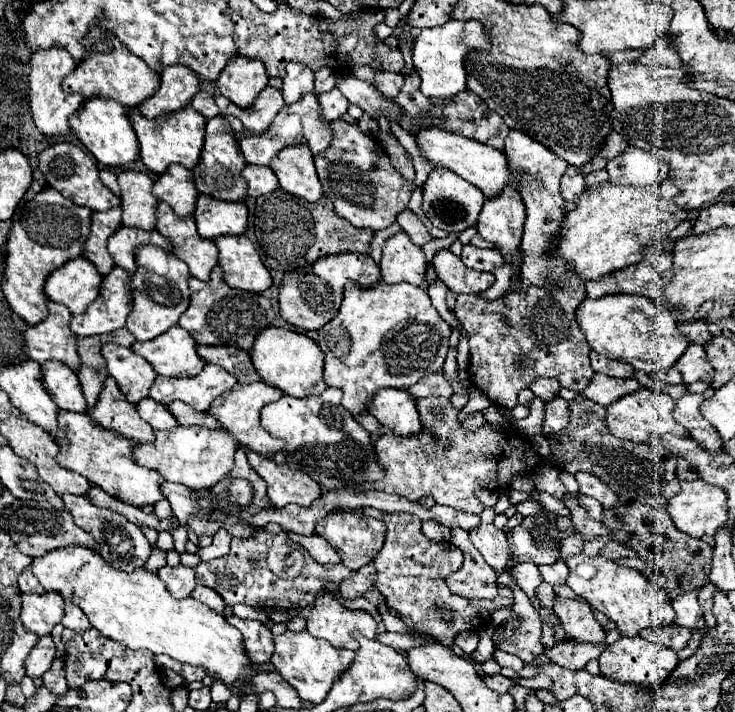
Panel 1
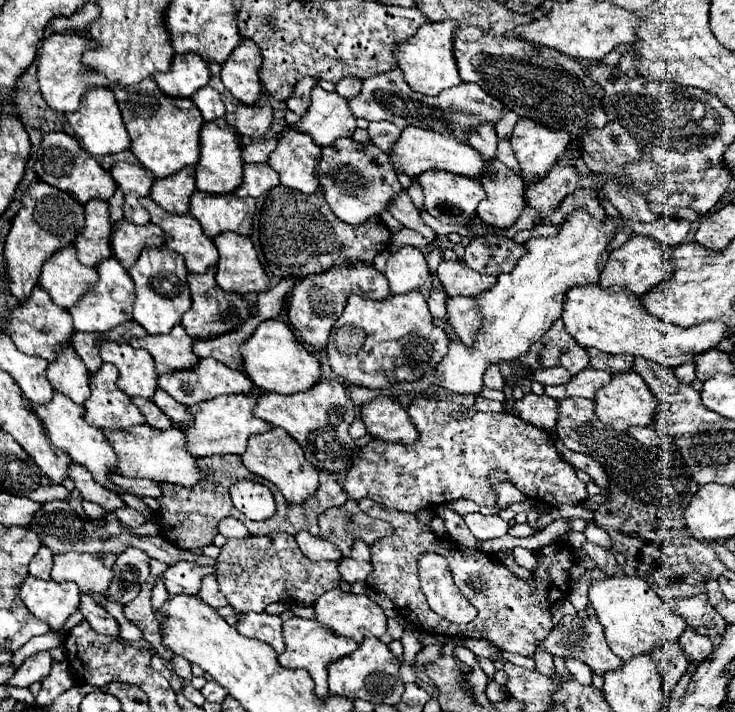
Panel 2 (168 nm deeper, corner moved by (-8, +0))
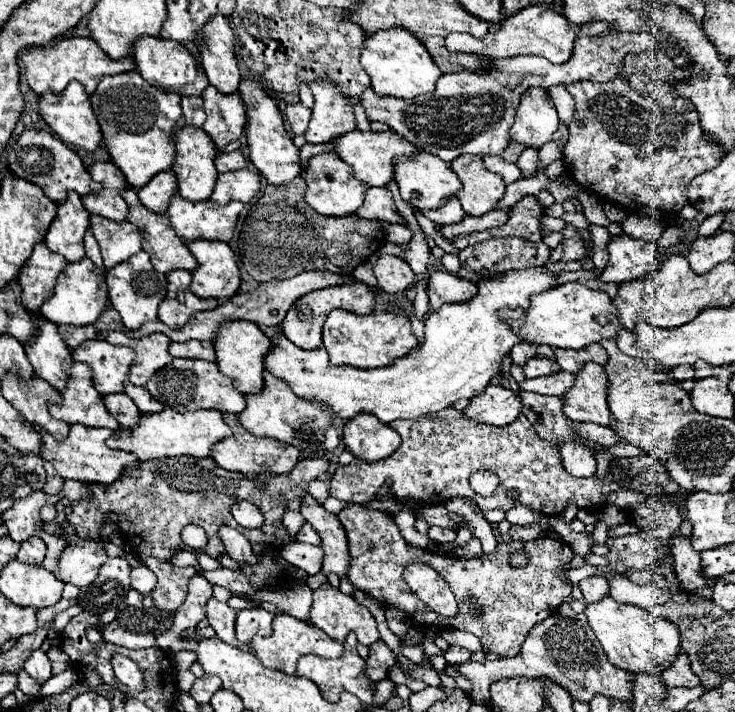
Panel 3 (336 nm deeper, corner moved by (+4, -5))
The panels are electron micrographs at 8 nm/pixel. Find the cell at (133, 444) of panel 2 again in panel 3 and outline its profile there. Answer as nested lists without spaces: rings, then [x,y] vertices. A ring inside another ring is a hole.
[[[72,426],[68,438],[56,440],[50,434],[44,434],[38,430],[44,442],[44,460],[52,462],[56,466],[56,472],[62,478],[74,478],[82,482],[100,482],[100,484],[110,484],[116,482],[128,466],[136,466],[140,460],[132,452],[122,452],[122,450],[112,450],[106,446],[106,440],[110,436],[128,436],[130,432],[126,428],[120,430],[110,430],[110,428],[88,428],[88,426]]]

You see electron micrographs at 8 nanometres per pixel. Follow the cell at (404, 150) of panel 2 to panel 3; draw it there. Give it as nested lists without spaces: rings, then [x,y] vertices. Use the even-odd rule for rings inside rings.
[[[386,130],[386,132],[348,132],[334,140],[334,152],[352,166],[356,178],[366,182],[368,186],[386,186],[394,180],[394,166],[400,158],[412,158],[418,152],[418,146],[400,138],[400,134]]]

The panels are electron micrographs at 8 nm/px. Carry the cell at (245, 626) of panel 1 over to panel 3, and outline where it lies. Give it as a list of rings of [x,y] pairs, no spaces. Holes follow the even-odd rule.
[[[264,608],[240,610],[236,618],[236,638],[242,644],[250,644],[254,636],[270,636],[272,620],[274,620],[274,614],[270,614]]]

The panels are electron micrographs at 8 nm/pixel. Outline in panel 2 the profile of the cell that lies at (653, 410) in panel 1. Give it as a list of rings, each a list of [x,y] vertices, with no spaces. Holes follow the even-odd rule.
[[[634,371],[612,373],[612,381],[600,387],[594,395],[594,413],[598,421],[608,427],[614,427],[616,431],[626,431],[632,425],[646,427],[652,423],[656,411],[658,411],[656,397],[652,397],[652,391],[648,389],[648,385],[644,385],[644,379]]]

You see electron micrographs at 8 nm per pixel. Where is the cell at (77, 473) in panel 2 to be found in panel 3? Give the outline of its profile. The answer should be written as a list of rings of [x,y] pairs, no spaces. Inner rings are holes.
[[[44,462],[44,468],[46,468],[46,486],[44,486],[44,492],[52,494],[52,496],[58,496],[62,492],[64,478],[58,476],[58,472],[54,470],[54,466],[50,462]]]

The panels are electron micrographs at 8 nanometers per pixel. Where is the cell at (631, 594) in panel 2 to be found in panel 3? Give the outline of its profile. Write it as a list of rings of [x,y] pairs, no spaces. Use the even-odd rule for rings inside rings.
[[[604,596],[598,602],[586,604],[584,614],[596,638],[600,640],[604,654],[616,668],[622,668],[634,674],[636,672],[662,674],[664,666],[668,666],[668,662],[672,662],[672,658],[676,658],[676,654],[680,652],[678,628],[664,618],[656,618],[648,614],[646,608],[640,608],[634,604],[622,604],[622,602],[616,602],[612,596]]]

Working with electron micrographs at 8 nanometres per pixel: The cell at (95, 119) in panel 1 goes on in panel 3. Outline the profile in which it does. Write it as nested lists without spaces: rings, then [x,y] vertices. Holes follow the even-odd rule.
[[[80,82],[68,84],[64,88],[64,92],[60,92],[60,94],[42,94],[42,98],[40,98],[40,116],[54,130],[54,134],[58,134],[64,142],[68,142],[72,146],[84,148],[88,152],[94,152],[96,148],[102,146],[102,140],[104,140],[102,128],[100,128],[100,124],[94,116],[90,96],[86,94],[86,90]]]

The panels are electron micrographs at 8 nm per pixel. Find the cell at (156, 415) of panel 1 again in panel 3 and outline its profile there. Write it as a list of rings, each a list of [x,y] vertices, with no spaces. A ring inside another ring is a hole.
[[[110,394],[104,396],[104,404],[108,412],[120,422],[124,428],[134,428],[140,422],[140,410],[136,410],[136,404],[126,394]]]

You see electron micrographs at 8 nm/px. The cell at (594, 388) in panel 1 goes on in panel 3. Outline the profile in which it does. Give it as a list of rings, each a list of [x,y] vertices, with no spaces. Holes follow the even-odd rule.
[[[558,372],[552,376],[524,380],[520,384],[520,388],[526,392],[536,392],[536,394],[544,394],[544,396],[564,396],[574,386],[574,382],[576,382],[574,374]]]

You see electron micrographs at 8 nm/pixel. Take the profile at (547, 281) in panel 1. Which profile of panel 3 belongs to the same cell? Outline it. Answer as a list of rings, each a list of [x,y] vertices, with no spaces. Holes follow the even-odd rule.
[[[530,88],[516,110],[510,138],[526,148],[542,148],[558,130],[558,114],[542,88]]]

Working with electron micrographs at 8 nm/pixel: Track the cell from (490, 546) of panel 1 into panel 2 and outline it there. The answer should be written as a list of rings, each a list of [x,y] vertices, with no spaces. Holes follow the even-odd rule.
[[[468,513],[468,515],[462,515],[462,519],[464,519],[464,523],[468,525],[468,529],[472,531],[472,535],[474,535],[478,541],[502,537],[502,535],[508,533],[508,523],[502,521],[498,515]]]

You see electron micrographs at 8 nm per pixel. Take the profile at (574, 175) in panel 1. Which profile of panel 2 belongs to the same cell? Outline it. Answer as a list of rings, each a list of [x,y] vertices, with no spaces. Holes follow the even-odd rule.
[[[580,189],[574,192],[574,195],[568,195],[562,205],[560,211],[564,213],[564,219],[568,219],[568,211],[572,209],[588,209],[588,213],[592,213],[592,217],[596,217],[598,221],[604,221],[606,213],[602,213],[600,203],[594,193],[587,189]]]

